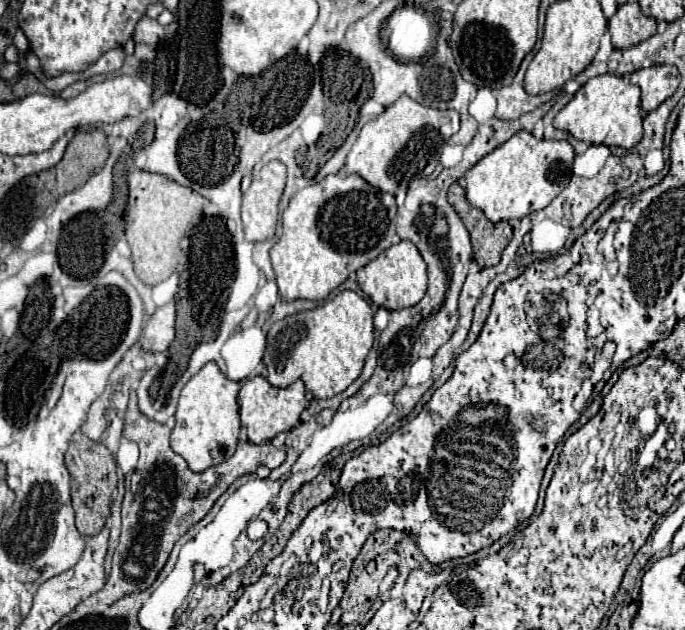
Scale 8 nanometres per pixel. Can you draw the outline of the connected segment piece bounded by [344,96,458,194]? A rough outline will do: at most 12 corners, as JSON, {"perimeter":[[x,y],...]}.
{"perimeter":[[400,96],[364,124],[344,172],[396,194],[458,114]]}

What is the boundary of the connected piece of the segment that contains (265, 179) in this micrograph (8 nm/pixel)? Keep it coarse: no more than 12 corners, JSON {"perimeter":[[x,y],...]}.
{"perimeter":[[286,166],[260,168],[242,200],[244,236],[270,240]]}

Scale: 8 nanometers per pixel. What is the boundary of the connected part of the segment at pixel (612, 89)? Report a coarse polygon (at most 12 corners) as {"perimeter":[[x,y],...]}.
{"perimeter":[[590,78],[554,128],[586,144],[632,148],[642,138],[640,90]]}

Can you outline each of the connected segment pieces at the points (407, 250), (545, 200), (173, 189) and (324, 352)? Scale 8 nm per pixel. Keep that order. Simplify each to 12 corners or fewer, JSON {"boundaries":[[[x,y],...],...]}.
{"boundaries":[[[412,242],[358,272],[360,290],[386,310],[418,304],[426,264]],[[514,134],[466,174],[490,222],[546,208],[574,148]],[[142,170],[128,174],[134,272],[176,270],[192,214],[209,202]],[[344,290],[268,330],[266,380],[322,400],[360,376],[370,304]]]}

